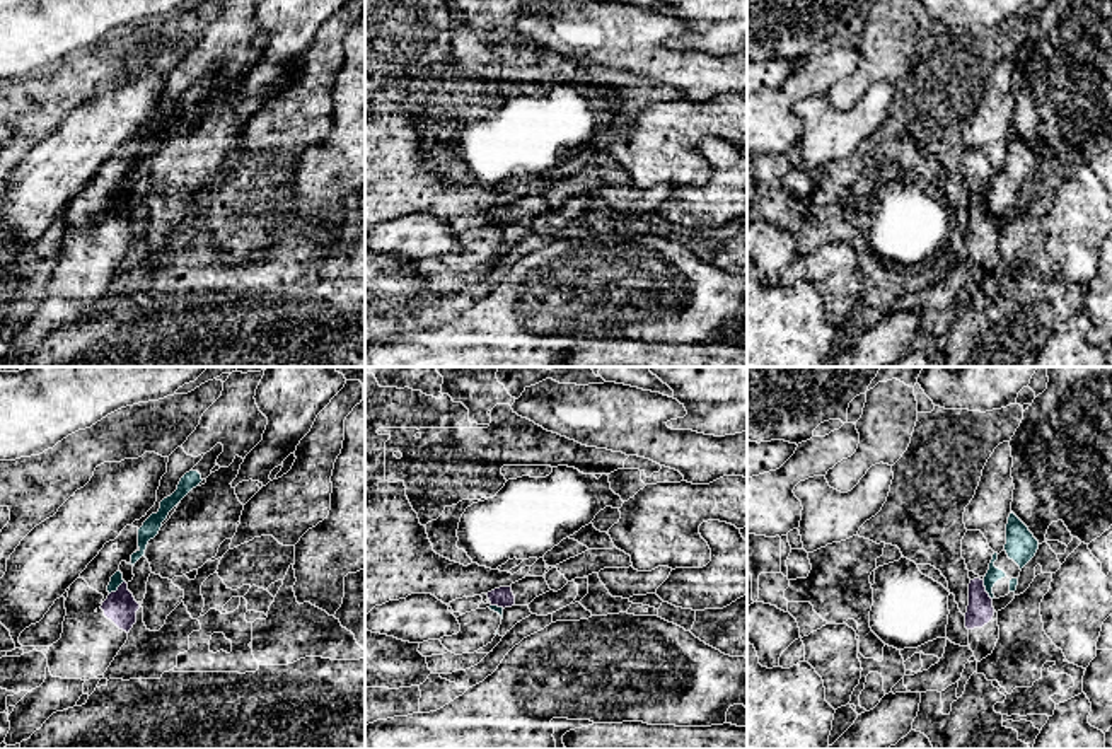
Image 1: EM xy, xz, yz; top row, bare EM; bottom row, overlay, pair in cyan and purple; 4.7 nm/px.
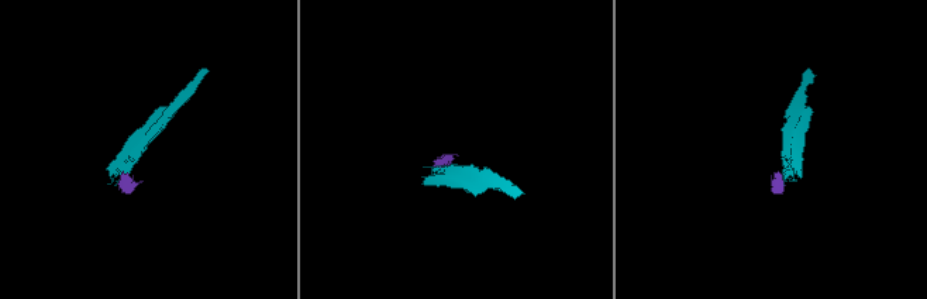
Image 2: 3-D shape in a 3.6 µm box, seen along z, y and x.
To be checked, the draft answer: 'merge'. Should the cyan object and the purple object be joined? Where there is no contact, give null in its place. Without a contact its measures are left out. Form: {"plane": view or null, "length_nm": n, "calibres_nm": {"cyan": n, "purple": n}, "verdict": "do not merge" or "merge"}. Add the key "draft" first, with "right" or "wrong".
{"draft": "wrong", "plane": "yz", "length_nm": 100, "calibres_nm": {"cyan": 70, "purple": 130}, "verdict": "do not merge"}

